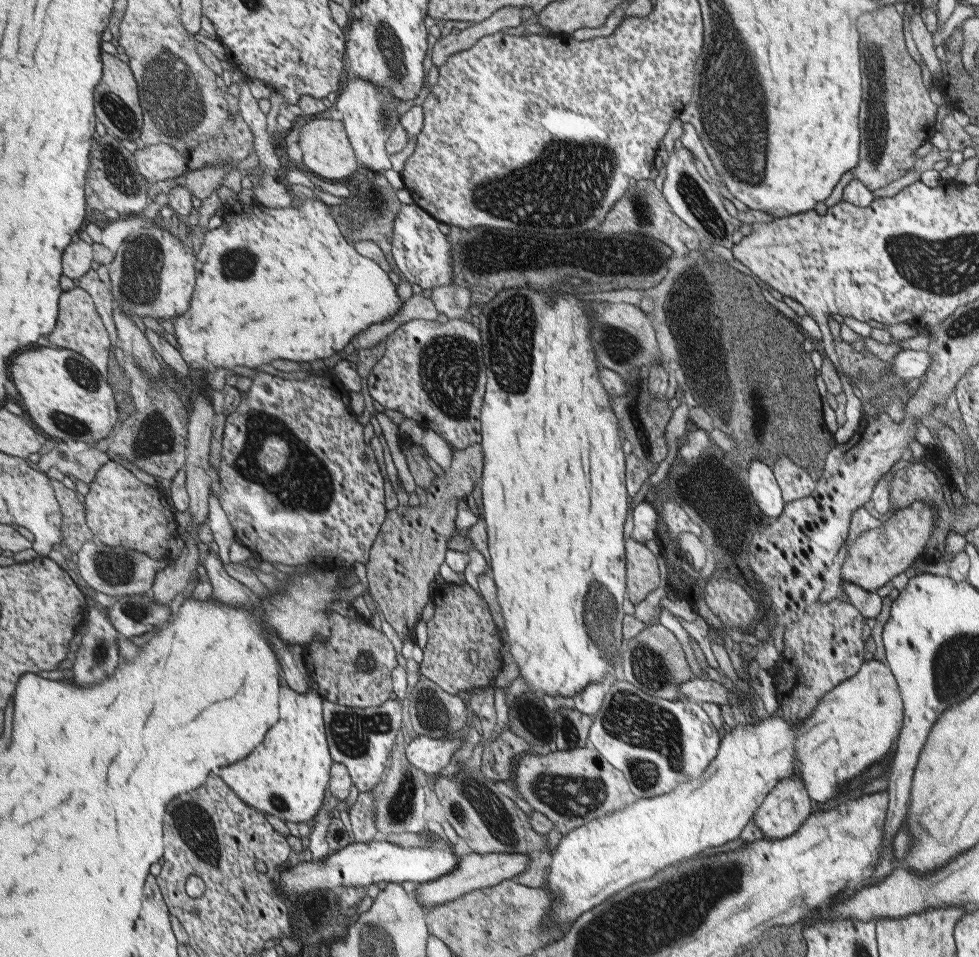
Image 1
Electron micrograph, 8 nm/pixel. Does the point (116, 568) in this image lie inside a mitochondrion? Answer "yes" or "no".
yes

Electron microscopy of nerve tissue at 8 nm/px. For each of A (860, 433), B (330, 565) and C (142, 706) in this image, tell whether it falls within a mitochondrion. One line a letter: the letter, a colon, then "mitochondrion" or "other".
A: other
B: other
C: other

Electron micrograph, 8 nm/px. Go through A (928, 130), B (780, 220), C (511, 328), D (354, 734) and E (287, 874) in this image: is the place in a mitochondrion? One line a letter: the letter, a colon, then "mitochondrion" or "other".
A: other
B: other
C: mitochondrion
D: mitochondrion
E: other

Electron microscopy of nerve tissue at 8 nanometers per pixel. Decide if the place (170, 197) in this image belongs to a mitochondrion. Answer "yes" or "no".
no

